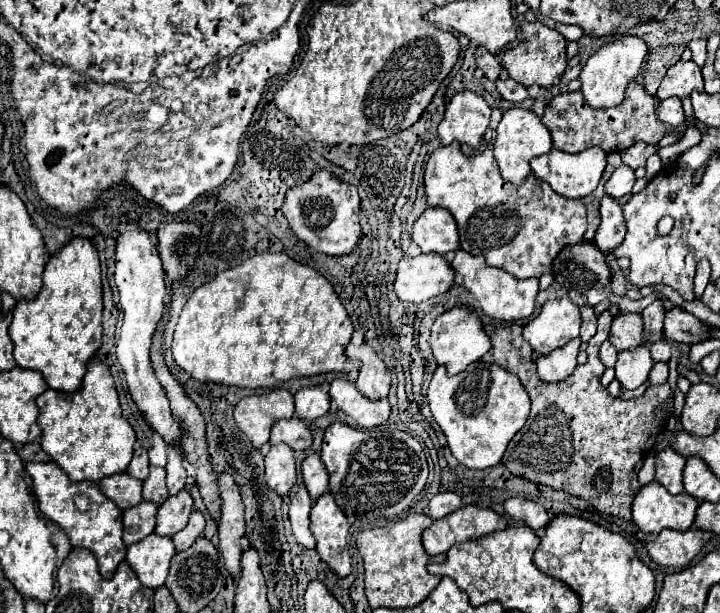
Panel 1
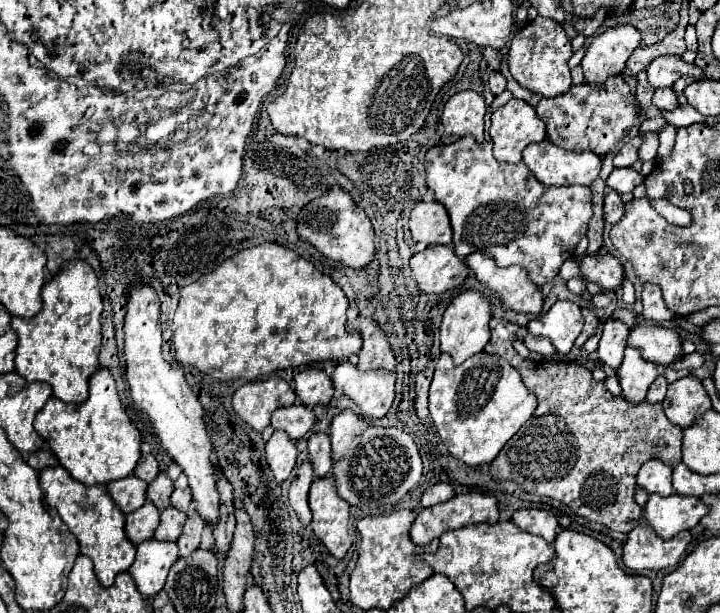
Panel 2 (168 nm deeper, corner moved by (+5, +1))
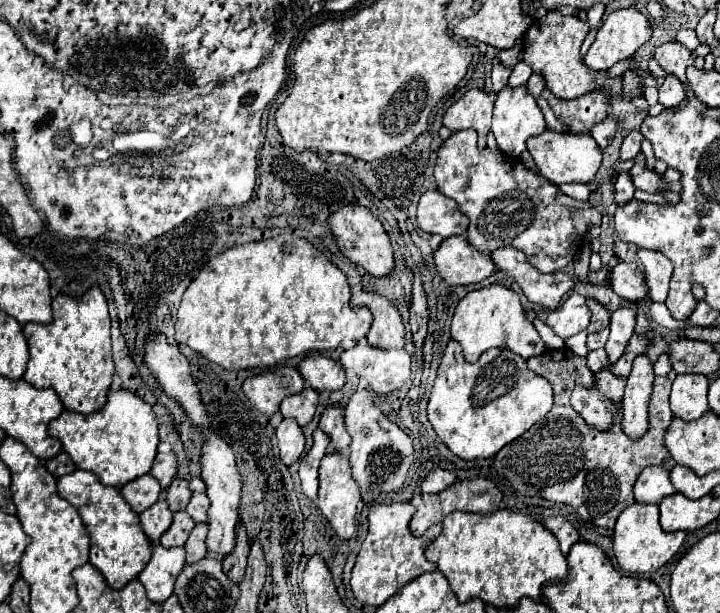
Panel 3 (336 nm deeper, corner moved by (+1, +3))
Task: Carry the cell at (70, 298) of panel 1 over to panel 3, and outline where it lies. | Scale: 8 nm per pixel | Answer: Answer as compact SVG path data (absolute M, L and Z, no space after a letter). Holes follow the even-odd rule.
M93 286L83 298L53 298L51 324L25 324L23 332L29 344L29 364L23 380L35 388L53 388L65 410L79 414L99 412L107 402L115 366L111 354L111 320L103 292Z

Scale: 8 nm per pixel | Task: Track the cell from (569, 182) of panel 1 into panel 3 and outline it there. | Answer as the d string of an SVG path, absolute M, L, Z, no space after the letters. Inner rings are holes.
M545 130L543 134L527 140L527 150L533 156L539 172L557 186L569 184L569 182L587 184L593 180L593 176L597 174L597 170L601 166L601 150L589 134L579 136L579 134L563 134L563 132Z

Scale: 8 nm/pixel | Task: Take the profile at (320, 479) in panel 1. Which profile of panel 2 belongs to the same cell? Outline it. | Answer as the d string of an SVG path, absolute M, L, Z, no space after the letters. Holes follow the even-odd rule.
M313 434L307 444L309 462L313 466L315 478L325 478L331 470L331 444L327 434Z

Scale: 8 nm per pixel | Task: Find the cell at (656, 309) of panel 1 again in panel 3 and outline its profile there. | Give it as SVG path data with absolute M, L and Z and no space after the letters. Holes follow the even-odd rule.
M637 250L637 256L639 256L643 270L645 270L649 298L653 302L665 302L667 292L669 292L671 272L673 272L671 260L655 250Z

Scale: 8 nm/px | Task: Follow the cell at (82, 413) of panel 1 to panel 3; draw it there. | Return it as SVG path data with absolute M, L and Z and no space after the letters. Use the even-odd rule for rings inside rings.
M111 390L103 410L89 416L63 412L49 424L49 434L61 440L63 450L73 458L77 468L99 476L101 484L123 488L127 482L147 474L157 454L159 430L151 404L127 390Z

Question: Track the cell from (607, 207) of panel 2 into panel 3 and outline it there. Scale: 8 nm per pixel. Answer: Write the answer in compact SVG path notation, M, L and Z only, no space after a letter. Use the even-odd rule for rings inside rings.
M621 172L615 180L615 200L617 200L617 204L627 204L627 200L631 200L633 194L635 194L635 186L631 184L629 172Z

